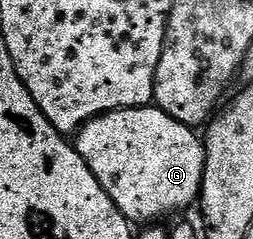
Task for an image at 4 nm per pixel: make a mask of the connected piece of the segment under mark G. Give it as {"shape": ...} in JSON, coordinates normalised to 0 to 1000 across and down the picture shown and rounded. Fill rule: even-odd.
{"shape":[[[605,435],[557,439],[549,456],[462,456],[403,473],[344,506],[300,561],[308,640],[348,682],[364,732],[411,782],[427,833],[518,933],[625,933],[668,891],[704,891],[787,837],[798,799],[798,732],[814,695],[814,611],[755,527],[680,498],[648,460]]]}

